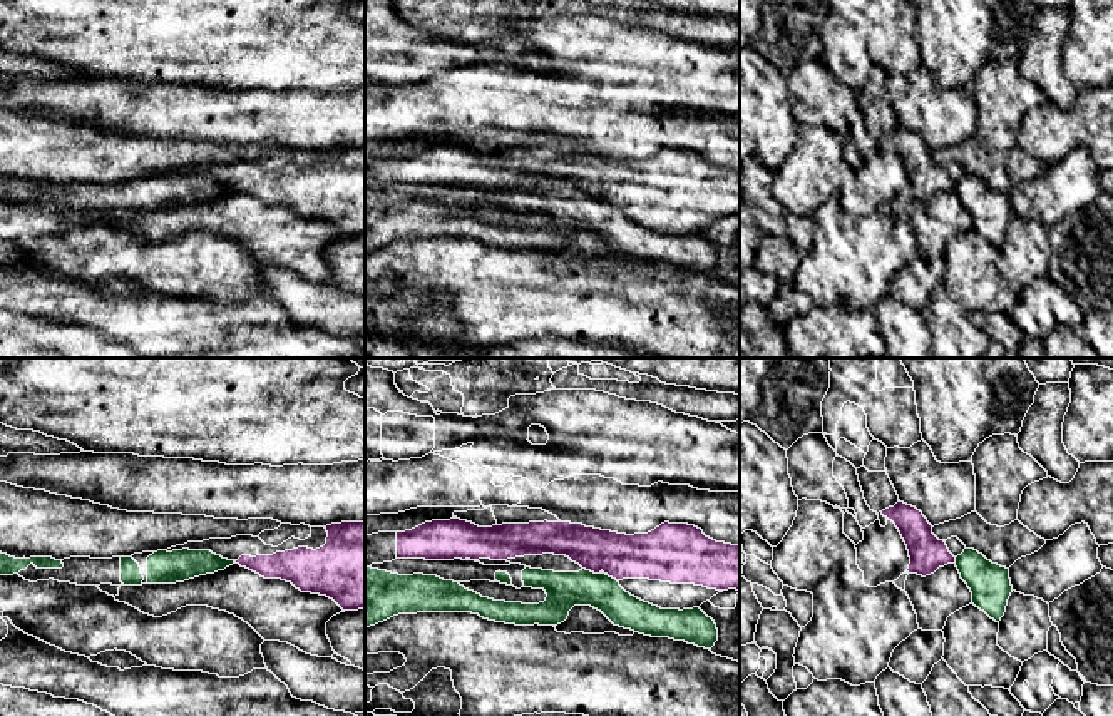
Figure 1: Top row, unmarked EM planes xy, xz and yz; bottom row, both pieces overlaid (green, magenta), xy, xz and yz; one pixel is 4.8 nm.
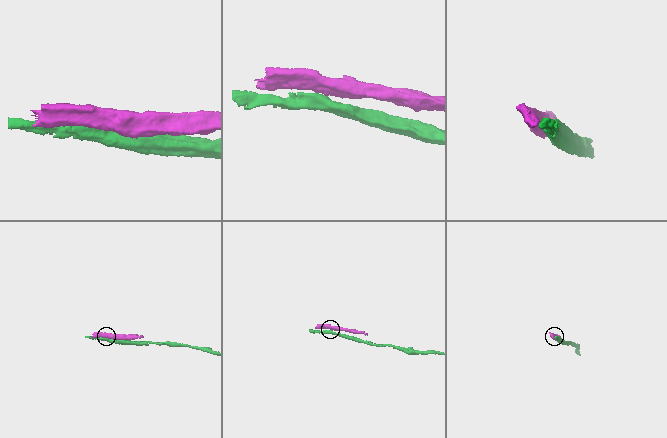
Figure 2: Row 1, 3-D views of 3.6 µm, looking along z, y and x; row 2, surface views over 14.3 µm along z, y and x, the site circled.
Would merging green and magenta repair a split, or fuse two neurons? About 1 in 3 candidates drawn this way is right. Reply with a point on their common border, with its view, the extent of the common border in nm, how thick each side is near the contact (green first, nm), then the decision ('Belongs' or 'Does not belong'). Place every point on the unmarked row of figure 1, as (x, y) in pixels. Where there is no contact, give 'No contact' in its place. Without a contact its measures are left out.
Touches green at xz (589, 196). Shared border 90 nm. Thickness 180 nm (green) against 220 nm. Does not belong

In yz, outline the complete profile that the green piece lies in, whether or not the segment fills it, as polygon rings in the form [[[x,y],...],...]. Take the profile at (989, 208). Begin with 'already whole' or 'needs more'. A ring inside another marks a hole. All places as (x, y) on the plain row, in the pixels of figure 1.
already whole; [[[964,174],[954,189],[972,217],[972,229],[999,248],[1013,217],[1009,194],[992,189],[974,174]]]

